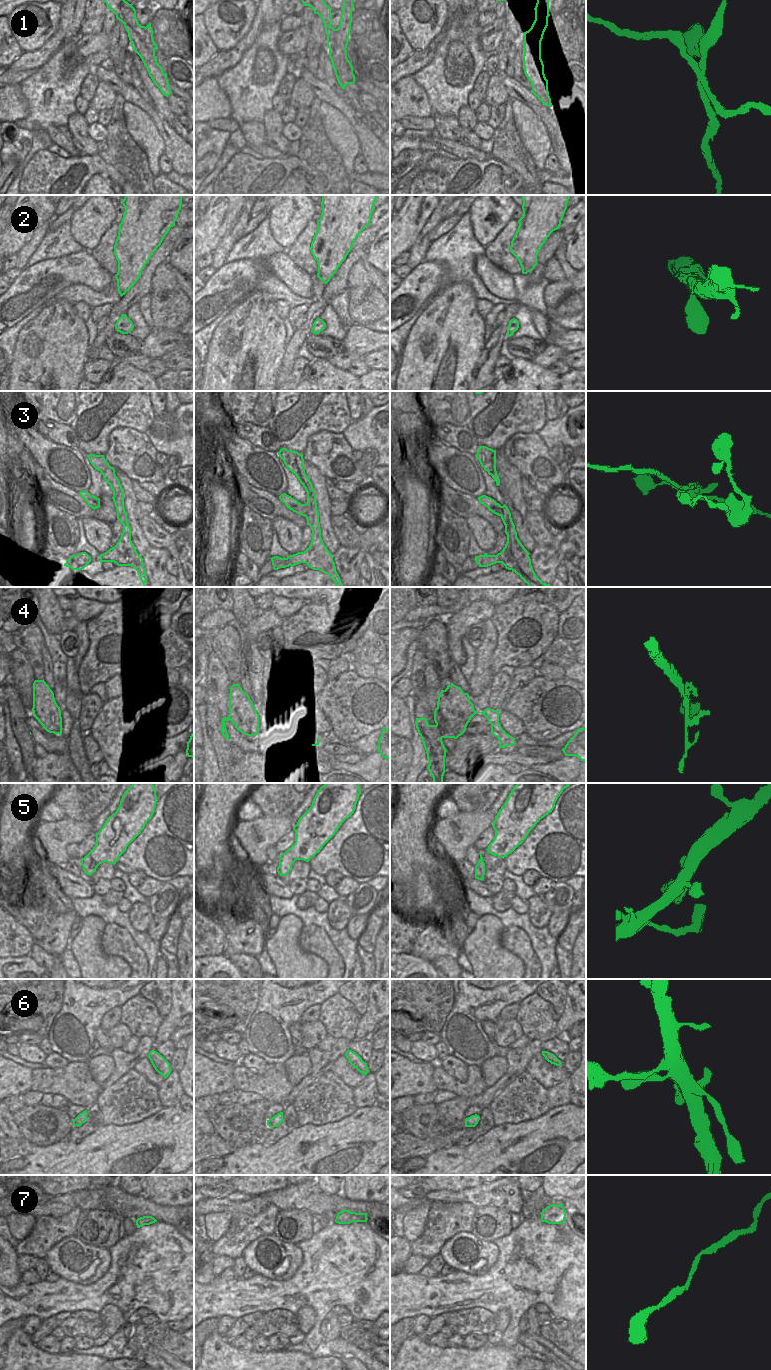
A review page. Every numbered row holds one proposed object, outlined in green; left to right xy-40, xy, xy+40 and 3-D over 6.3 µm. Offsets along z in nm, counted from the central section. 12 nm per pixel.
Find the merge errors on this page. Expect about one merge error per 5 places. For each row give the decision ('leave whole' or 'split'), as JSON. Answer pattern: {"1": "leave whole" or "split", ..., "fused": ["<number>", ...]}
{"1": "split", "2": "leave whole", "3": "split", "4": "split", "5": "leave whole", "6": "leave whole", "7": "leave whole", "fused": ["1", "3", "4"]}

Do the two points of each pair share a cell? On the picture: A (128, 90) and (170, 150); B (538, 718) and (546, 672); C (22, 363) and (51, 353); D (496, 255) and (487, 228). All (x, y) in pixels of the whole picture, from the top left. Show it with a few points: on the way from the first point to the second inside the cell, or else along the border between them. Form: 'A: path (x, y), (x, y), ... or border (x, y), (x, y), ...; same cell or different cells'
A: path (143, 105), (153, 114), (169, 135); same cell
B: border (538, 673), (547, 679), (562, 679), (565, 677); different cells
C: path (29, 363), (41, 363), (44, 360); same cell
D: border (506, 223), (502, 230), (485, 247); different cells

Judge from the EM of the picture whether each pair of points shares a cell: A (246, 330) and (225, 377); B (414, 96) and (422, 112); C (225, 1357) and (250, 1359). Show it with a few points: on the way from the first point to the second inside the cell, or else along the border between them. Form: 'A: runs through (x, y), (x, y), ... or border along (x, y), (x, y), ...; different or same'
A: runs through (246, 342), (244, 357), (236, 365); same
B: runs through (414, 100), (420, 108); same
C: runs through (231, 1359), (244, 1359); same

